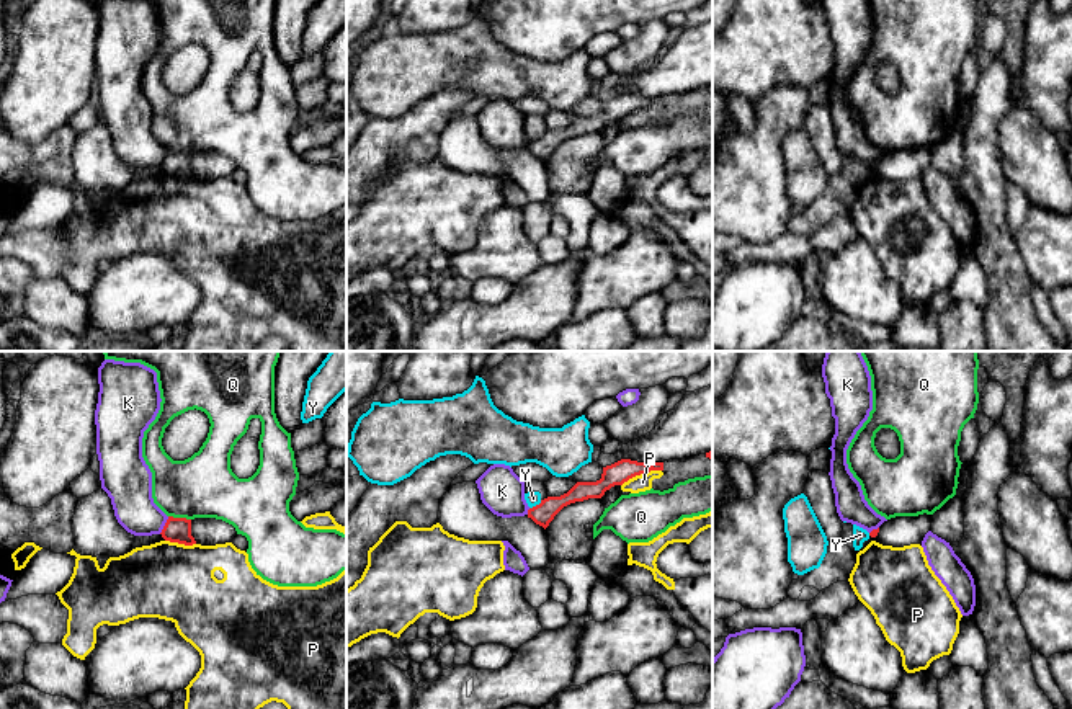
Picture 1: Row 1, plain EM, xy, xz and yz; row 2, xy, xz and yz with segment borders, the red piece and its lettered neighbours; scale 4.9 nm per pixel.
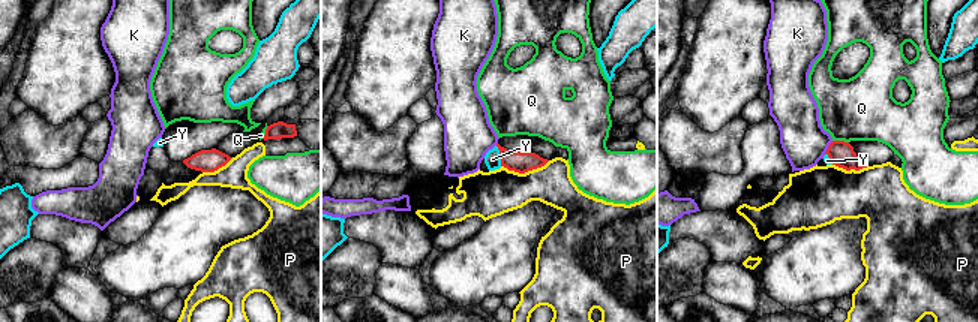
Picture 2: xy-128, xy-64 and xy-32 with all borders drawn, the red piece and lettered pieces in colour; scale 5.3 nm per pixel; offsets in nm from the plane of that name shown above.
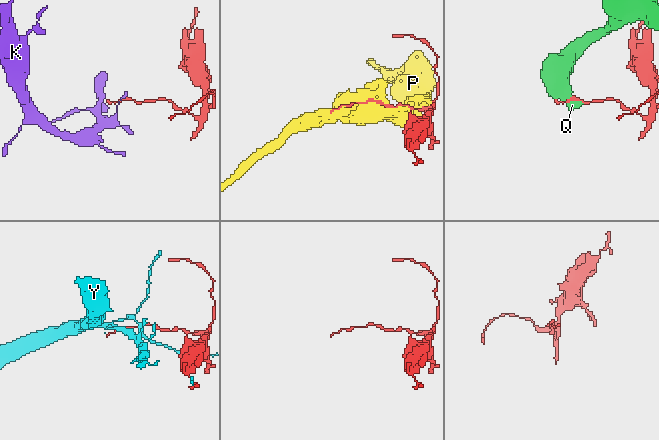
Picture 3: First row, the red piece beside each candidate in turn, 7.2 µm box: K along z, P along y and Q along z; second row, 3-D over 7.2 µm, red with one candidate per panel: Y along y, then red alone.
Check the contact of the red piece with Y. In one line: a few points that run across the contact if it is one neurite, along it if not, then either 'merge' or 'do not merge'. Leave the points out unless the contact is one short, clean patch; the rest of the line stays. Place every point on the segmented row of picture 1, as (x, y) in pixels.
do not merge

